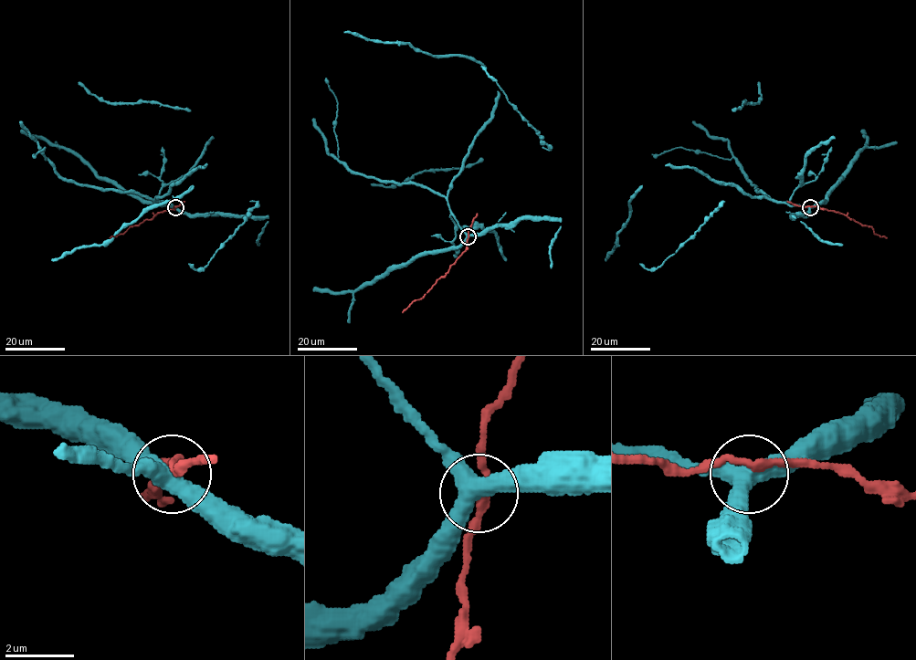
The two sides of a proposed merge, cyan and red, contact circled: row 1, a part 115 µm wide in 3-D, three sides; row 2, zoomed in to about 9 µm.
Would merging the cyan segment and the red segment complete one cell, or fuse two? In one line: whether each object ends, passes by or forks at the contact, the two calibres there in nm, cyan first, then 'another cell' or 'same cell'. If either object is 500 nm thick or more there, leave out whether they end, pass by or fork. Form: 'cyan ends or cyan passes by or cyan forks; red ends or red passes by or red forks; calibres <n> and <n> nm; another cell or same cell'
cyan forks; red passes by; calibres 400 and 220 nm; another cell

